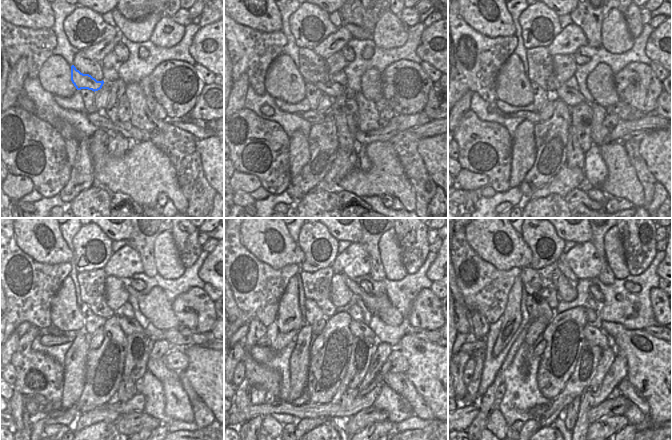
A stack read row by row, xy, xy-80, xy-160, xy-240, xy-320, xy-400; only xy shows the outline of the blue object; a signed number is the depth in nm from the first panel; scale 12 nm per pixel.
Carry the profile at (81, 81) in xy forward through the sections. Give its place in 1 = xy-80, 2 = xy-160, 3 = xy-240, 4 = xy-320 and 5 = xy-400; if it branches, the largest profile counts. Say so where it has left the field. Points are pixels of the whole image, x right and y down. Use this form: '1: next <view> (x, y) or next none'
1: next xy-80 (332, 89)
2: next xy-160 (571, 97)
3: next xy-240 (129, 326)
4: next xy-320 (359, 329)
5: next xy-400 (592, 334)

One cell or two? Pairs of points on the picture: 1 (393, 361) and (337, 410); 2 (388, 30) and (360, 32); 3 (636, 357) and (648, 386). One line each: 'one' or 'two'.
1: one
2: one
3: one

